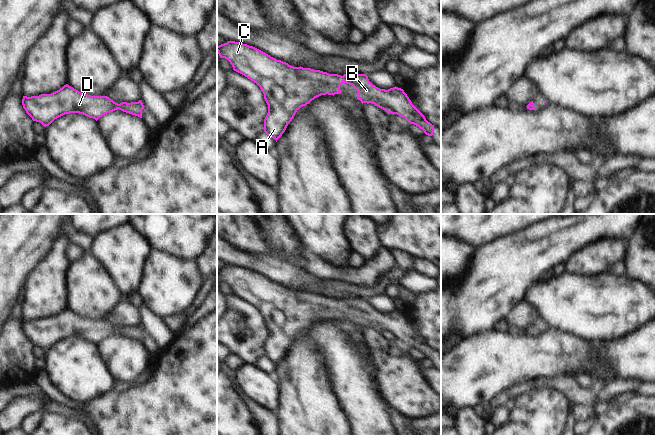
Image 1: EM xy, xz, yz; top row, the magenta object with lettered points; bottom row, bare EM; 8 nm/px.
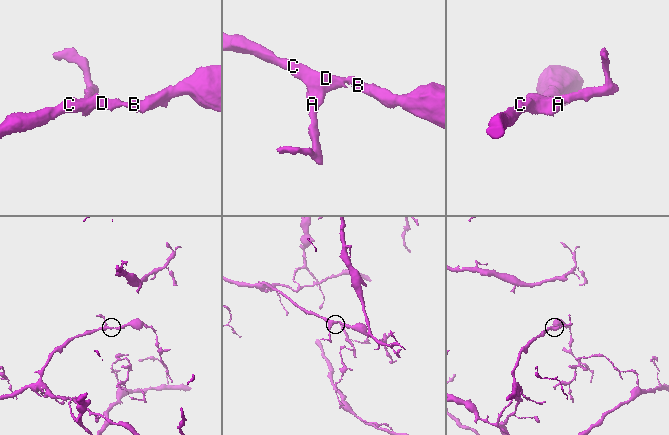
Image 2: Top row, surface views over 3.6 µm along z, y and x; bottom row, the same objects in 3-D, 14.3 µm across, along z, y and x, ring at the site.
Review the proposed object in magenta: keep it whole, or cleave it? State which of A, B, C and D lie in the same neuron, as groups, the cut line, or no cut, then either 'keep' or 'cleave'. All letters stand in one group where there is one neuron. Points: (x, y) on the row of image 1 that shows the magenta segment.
groups A B C D; cut none; keep

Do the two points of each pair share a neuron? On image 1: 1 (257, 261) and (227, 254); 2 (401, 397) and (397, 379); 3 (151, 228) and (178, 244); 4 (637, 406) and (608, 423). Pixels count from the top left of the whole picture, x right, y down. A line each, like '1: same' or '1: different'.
1: same
2: same
3: same
4: same

